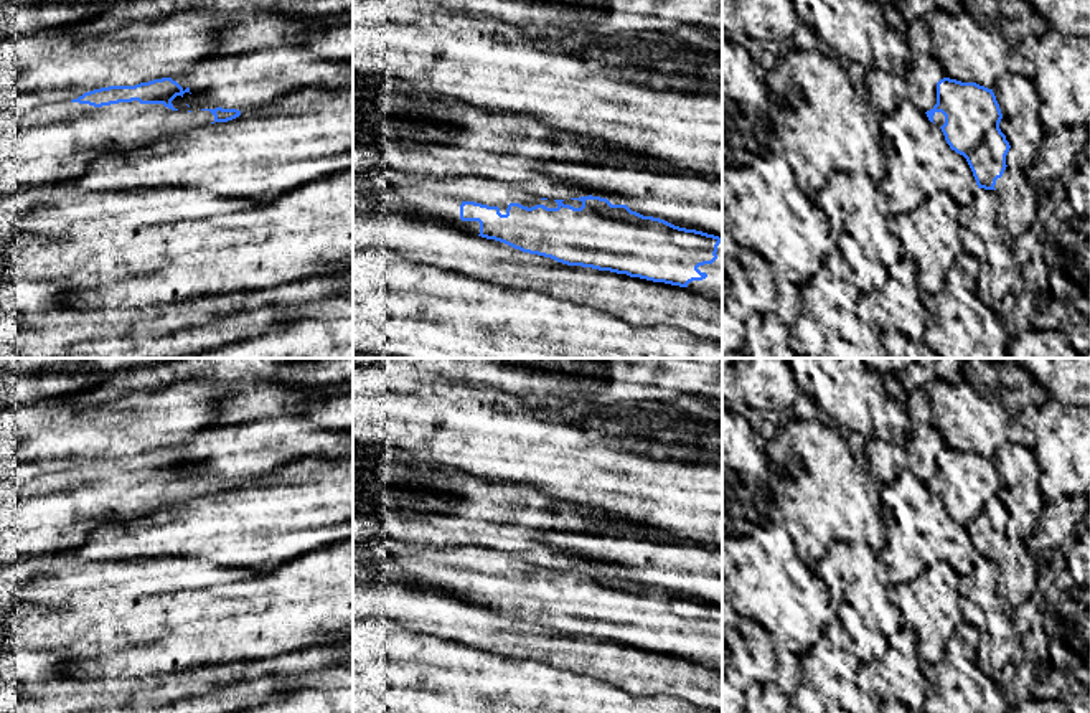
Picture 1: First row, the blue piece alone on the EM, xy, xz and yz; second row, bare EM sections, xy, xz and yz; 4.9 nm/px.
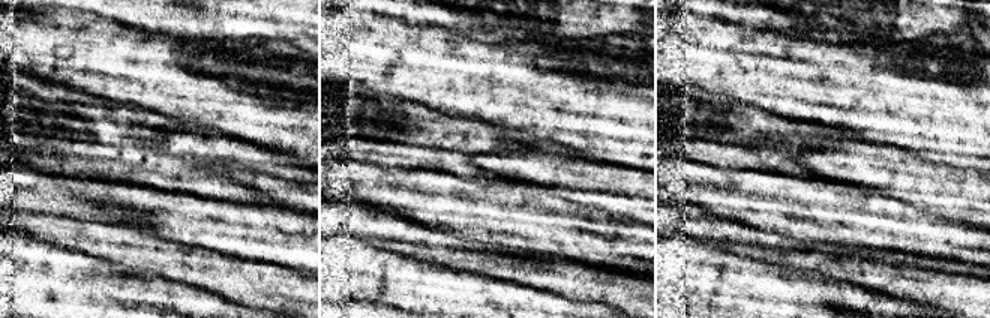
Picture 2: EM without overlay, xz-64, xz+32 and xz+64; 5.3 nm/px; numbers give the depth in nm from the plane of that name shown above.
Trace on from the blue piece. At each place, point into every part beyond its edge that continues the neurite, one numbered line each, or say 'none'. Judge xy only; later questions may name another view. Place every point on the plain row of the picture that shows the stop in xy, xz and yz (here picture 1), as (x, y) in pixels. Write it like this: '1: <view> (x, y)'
1: xy (50, 514)

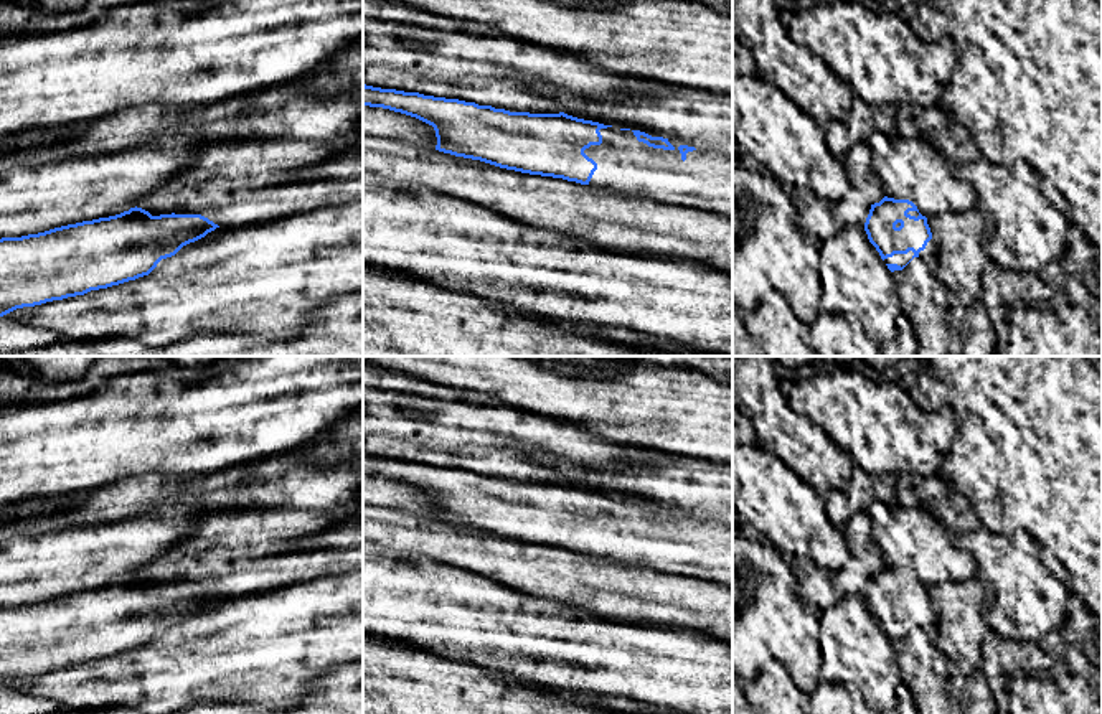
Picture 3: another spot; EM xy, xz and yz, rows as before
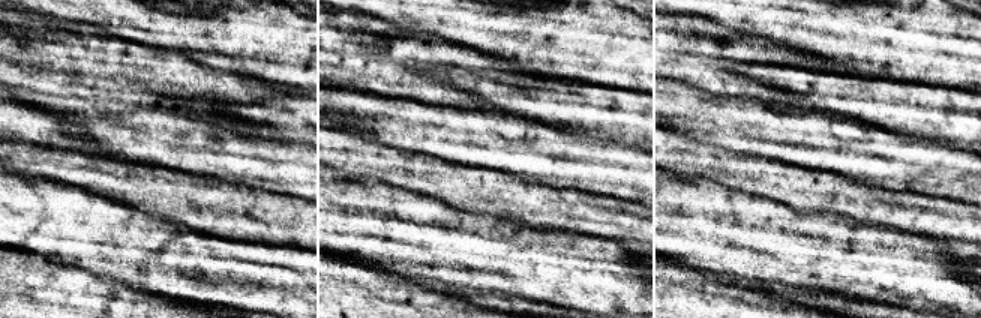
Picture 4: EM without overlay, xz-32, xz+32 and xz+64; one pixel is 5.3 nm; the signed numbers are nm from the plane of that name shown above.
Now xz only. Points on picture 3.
1: xz (627, 536)

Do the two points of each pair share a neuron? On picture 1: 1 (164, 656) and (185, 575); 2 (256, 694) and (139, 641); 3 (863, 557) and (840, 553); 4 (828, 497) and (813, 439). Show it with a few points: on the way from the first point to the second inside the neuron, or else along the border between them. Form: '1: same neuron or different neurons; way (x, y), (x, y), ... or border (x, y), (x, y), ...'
1: same neuron; way (175, 631), (175, 626), (215, 586), (210, 583)
2: different neurons; border (231, 661), (200, 662), (155, 674)
3: same neuron; way (858, 557), (845, 557)
4: same neuron; way (817, 482), (813, 479), (813, 454)

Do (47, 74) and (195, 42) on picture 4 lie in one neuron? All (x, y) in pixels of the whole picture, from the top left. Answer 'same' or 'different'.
different

